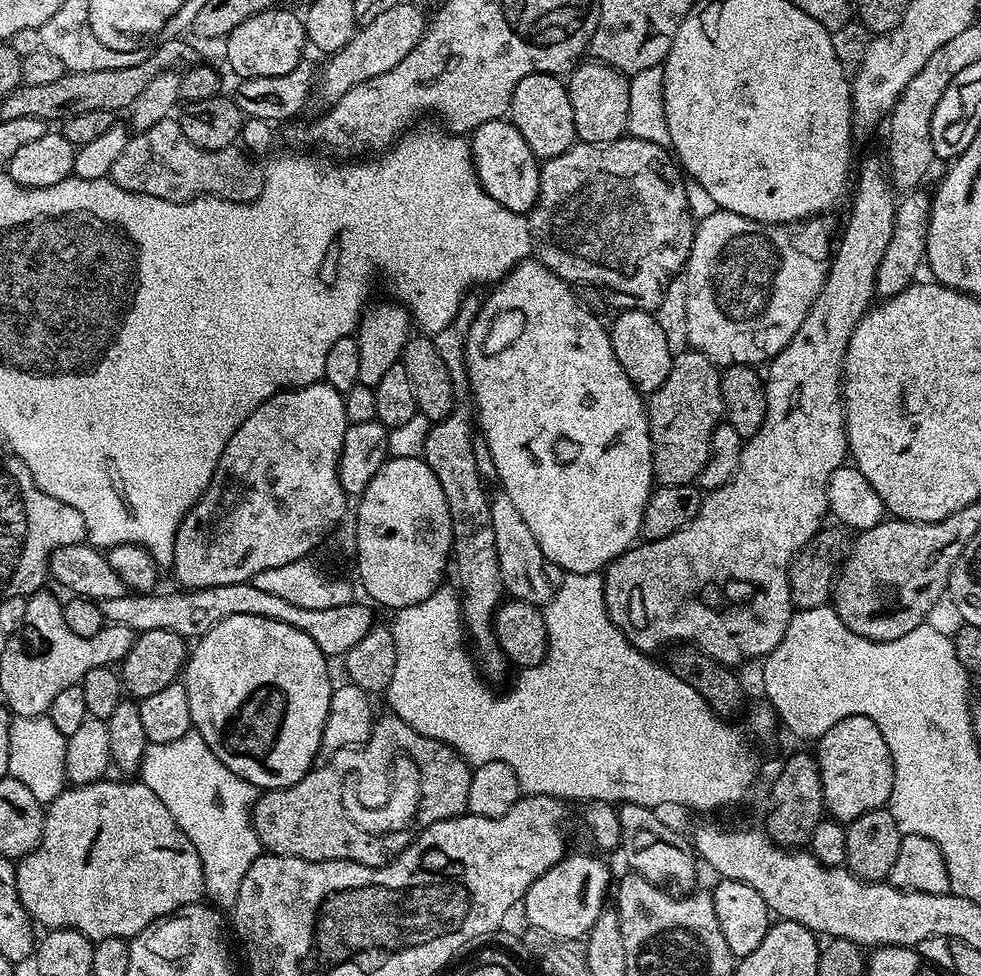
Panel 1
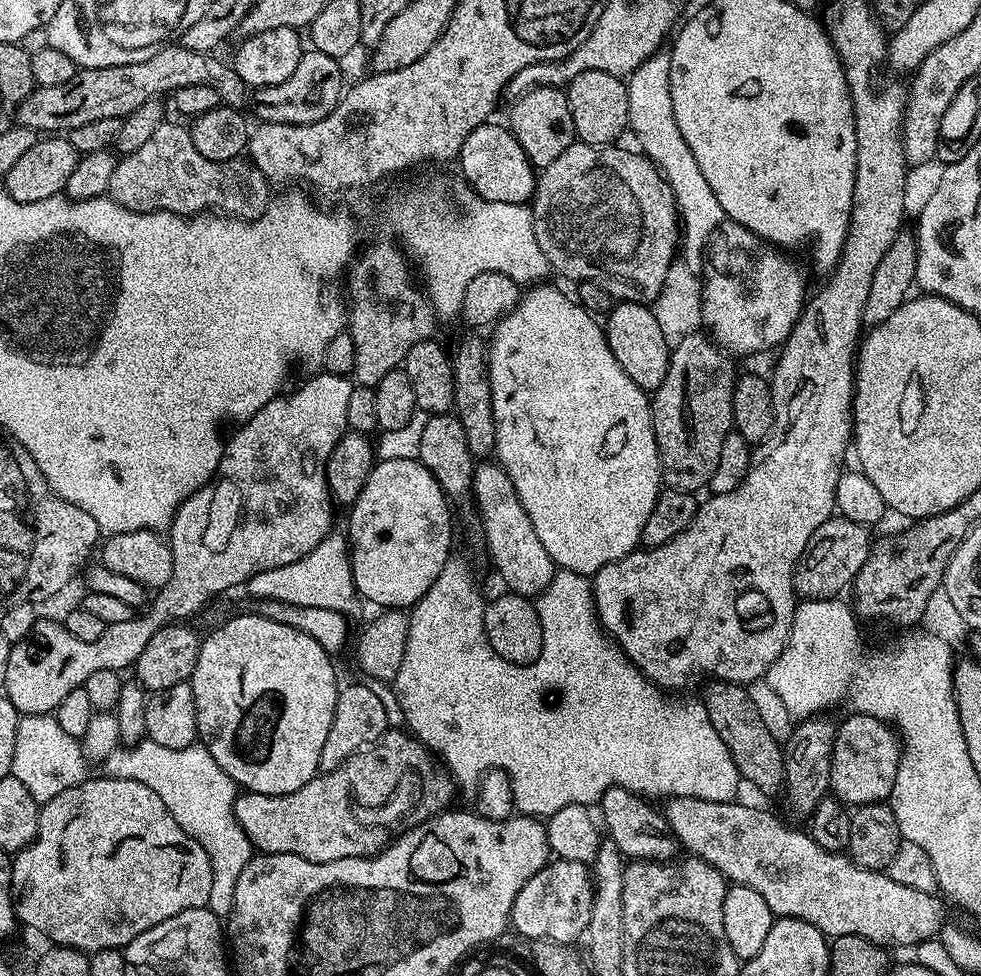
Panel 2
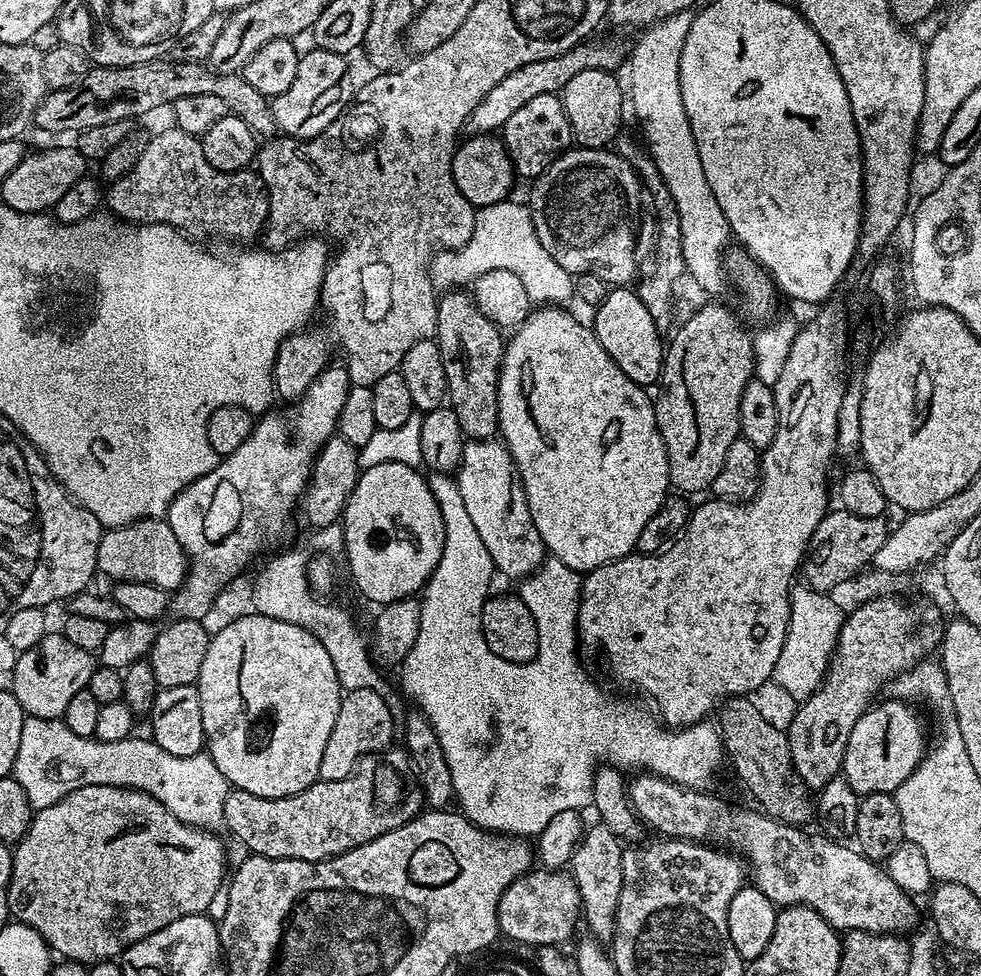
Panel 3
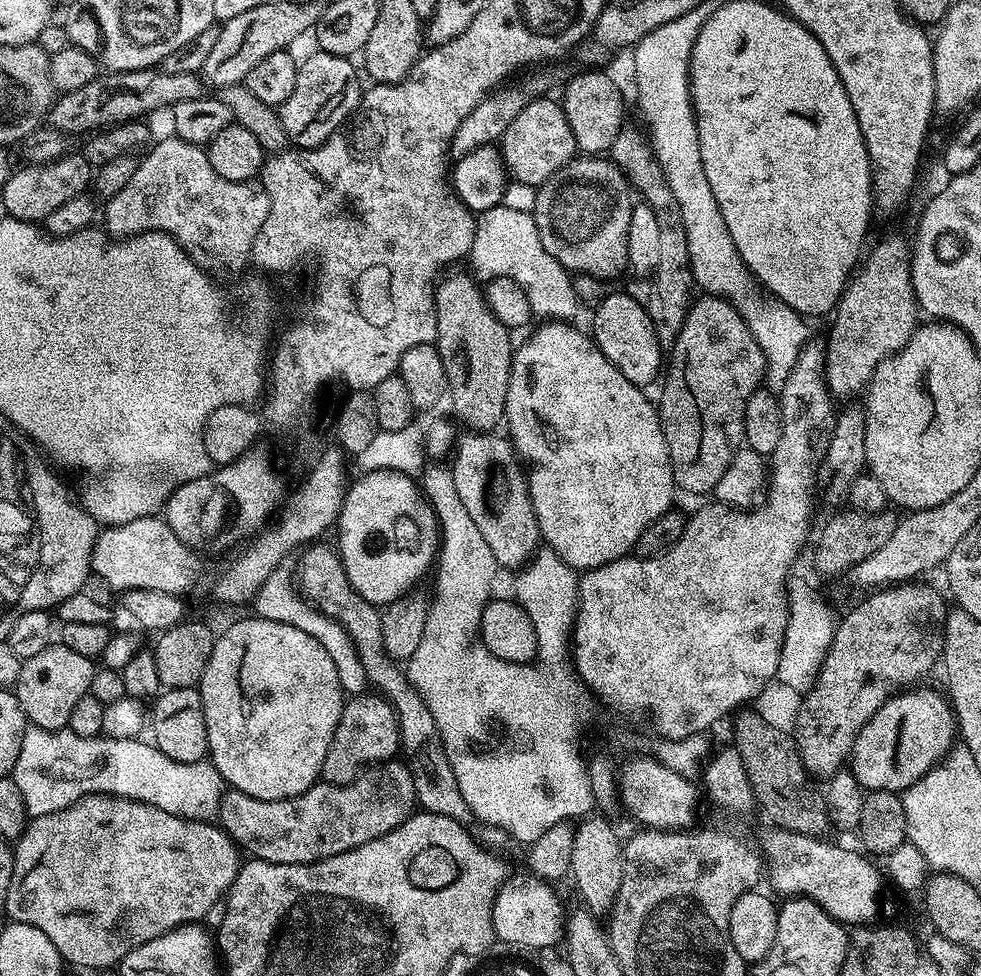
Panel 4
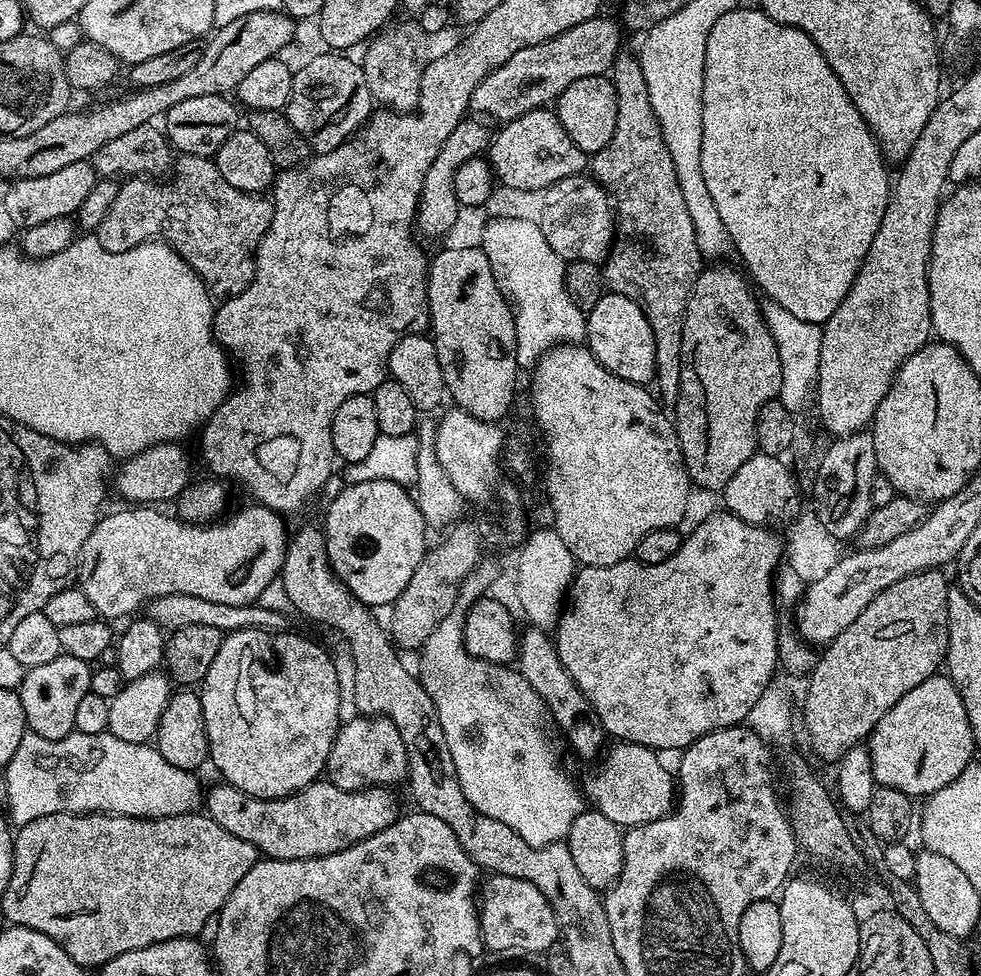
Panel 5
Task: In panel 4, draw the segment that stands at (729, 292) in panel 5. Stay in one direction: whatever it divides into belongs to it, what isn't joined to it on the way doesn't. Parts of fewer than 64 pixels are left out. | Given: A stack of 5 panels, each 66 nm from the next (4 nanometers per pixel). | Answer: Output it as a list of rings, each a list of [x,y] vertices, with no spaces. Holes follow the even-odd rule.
[[[715,294],[701,296],[701,300],[691,301],[682,330],[676,335],[674,346],[670,349],[672,361],[669,364],[667,361],[666,375],[663,377],[664,393],[658,399],[660,421],[670,450],[676,487],[681,493],[693,492],[696,496],[703,492],[715,493],[718,478],[726,474],[726,466],[730,466],[732,456],[744,444],[746,404],[756,389],[765,383],[768,371],[762,346],[731,301]]]

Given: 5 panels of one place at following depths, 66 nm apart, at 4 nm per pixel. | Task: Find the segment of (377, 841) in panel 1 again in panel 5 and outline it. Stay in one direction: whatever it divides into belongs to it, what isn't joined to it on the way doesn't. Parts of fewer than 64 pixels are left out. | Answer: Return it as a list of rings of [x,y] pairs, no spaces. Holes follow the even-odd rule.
[[[321,778],[315,784],[308,784],[301,792],[293,796],[283,796],[281,800],[259,800],[248,796],[233,784],[219,782],[206,792],[206,812],[222,830],[230,830],[230,834],[242,838],[242,842],[250,842],[269,860],[309,860],[315,856],[325,856],[346,850],[383,828],[389,828],[388,810],[394,805],[394,798],[387,787],[363,788],[360,792],[338,790],[327,778]]]

